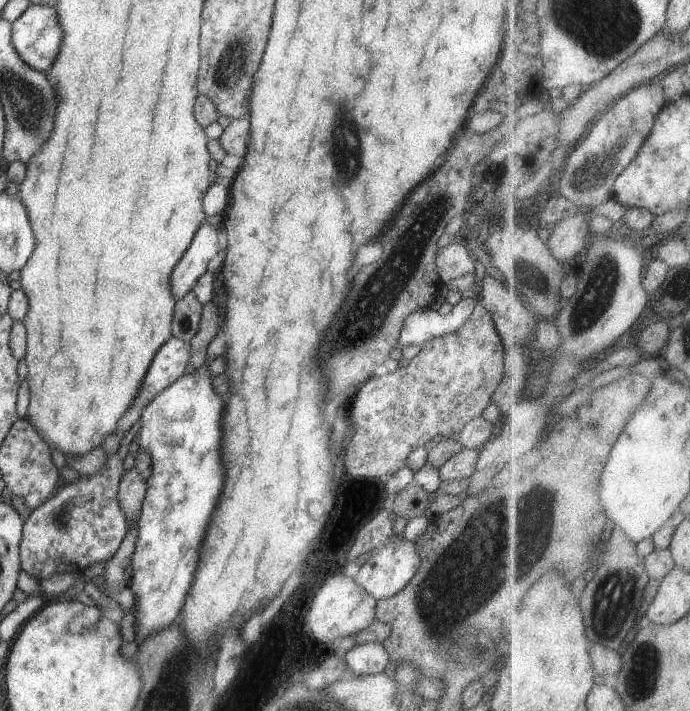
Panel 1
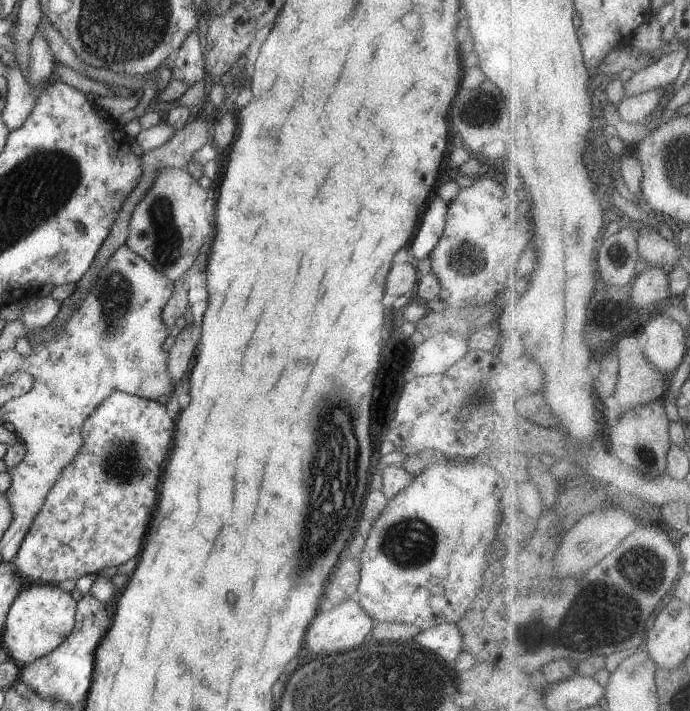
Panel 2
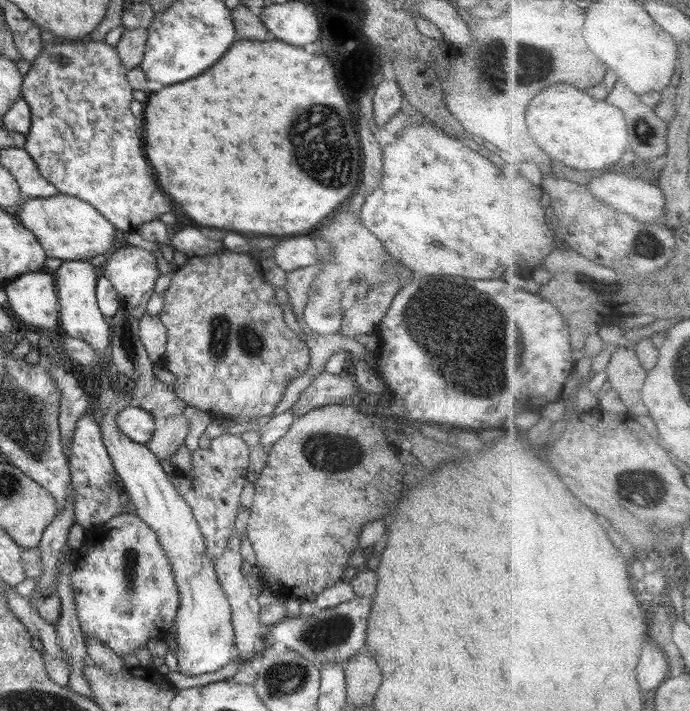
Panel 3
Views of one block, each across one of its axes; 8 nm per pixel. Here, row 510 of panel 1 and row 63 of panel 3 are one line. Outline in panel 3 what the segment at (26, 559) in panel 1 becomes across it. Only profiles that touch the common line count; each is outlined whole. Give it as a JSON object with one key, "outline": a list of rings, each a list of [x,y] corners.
{"outline":[[[105,41],[101,42],[62,42],[62,44],[45,44],[40,52],[40,56],[31,64],[30,70],[23,76],[21,86],[21,98],[23,98],[30,107],[31,125],[26,135],[24,143],[24,150],[34,159],[37,164],[40,176],[44,177],[47,182],[50,182],[58,193],[67,194],[74,198],[79,198],[88,204],[91,204],[104,218],[108,219],[118,230],[124,232],[136,231],[137,228],[145,222],[152,222],[153,220],[160,220],[160,216],[164,212],[172,210],[172,200],[160,190],[160,186],[156,184],[154,178],[154,170],[148,164],[144,150],[142,150],[142,118],[136,118],[130,112],[130,103],[134,98],[132,97],[133,88],[128,82],[126,72],[127,66],[122,62],[118,56],[116,48],[110,46]]]}

